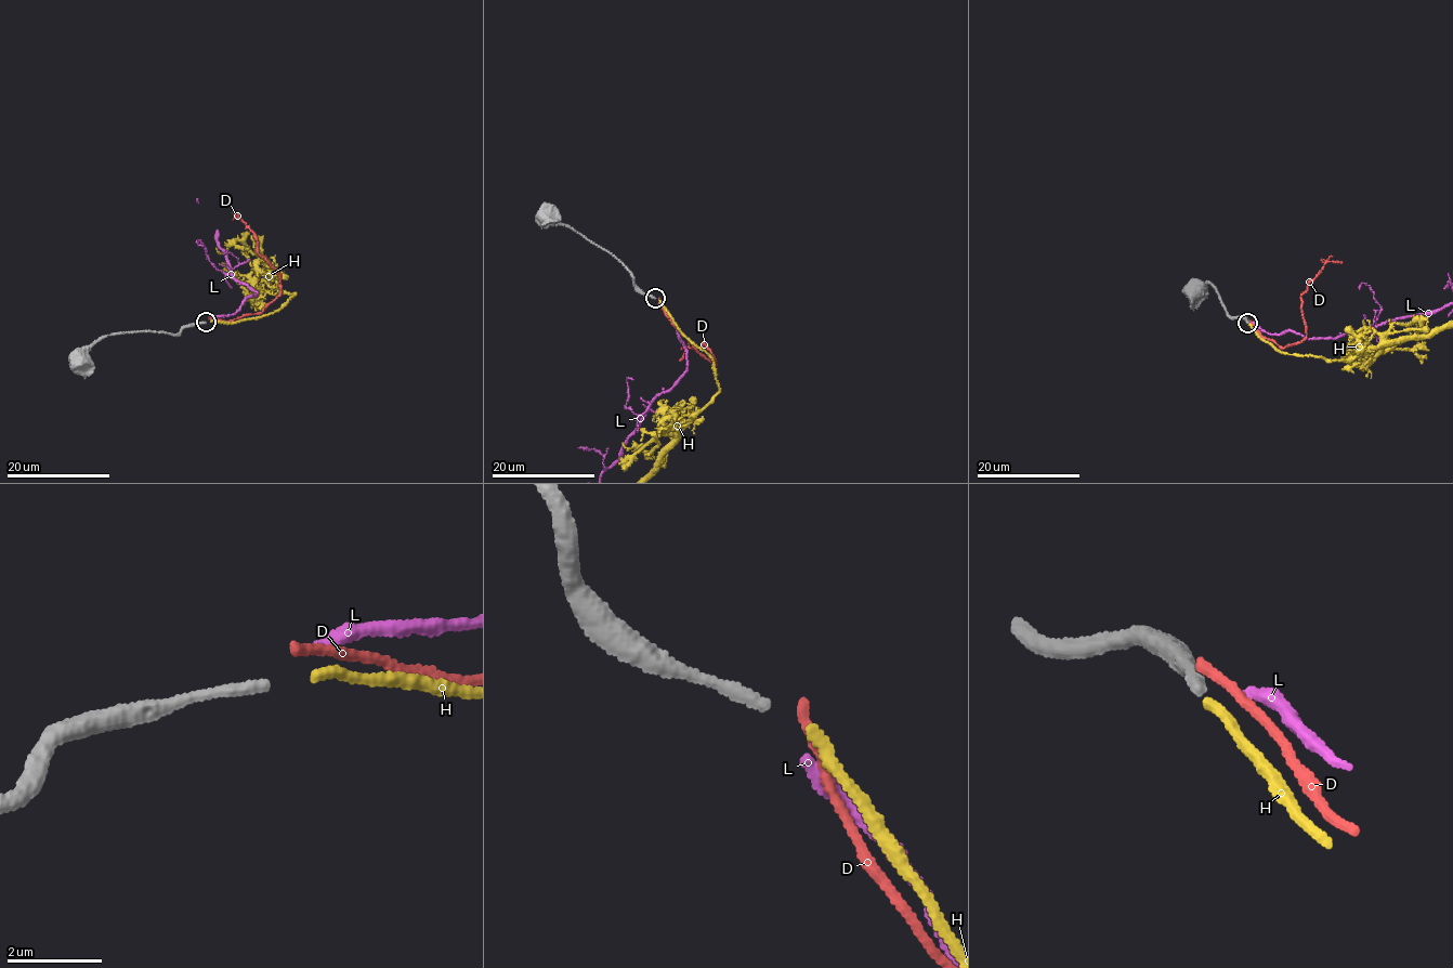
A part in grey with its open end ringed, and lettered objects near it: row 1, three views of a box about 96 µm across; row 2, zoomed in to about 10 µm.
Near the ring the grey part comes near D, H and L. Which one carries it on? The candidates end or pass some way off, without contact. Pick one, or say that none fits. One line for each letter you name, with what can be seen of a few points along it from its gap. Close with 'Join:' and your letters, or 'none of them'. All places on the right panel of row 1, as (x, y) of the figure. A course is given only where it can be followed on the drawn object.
Join: H

